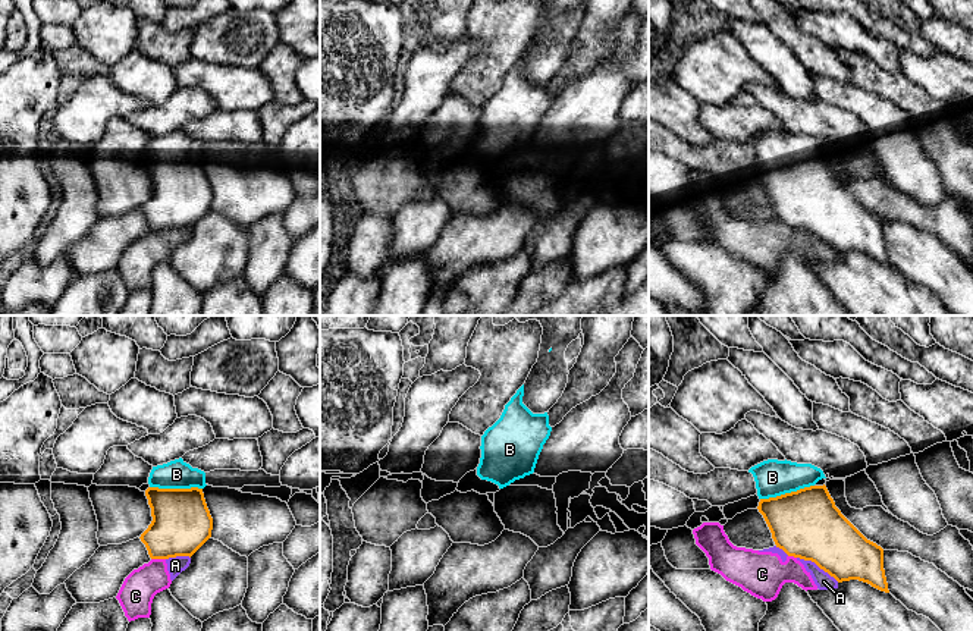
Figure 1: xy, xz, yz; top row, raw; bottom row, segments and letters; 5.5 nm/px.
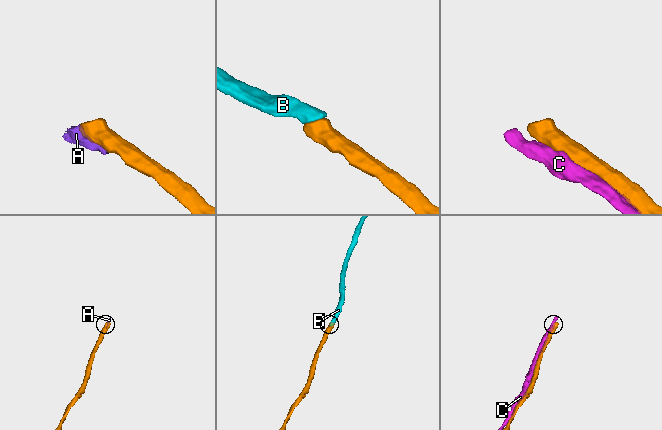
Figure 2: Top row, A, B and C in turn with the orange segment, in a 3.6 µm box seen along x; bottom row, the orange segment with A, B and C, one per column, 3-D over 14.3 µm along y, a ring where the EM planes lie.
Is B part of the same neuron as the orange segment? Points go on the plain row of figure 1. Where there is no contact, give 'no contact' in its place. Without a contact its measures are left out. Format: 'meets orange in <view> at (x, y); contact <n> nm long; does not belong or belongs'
meets orange in yz at (787, 165); contact 300 nm long; belongs

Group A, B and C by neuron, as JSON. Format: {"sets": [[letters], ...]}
{"sets": [["A", "C"], ["B"]]}

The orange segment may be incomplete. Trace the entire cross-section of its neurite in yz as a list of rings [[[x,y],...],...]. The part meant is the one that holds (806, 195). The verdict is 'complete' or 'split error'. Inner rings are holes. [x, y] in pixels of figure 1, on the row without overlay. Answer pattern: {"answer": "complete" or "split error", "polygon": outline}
{"answer": "split error", "polygon": [[[768,131],[748,141],[757,160],[759,183],[763,186],[776,219],[788,227],[815,233],[838,254],[859,251],[889,264],[883,241],[883,220],[867,211],[835,178],[826,157],[816,154],[826,150],[812,135]]]}

